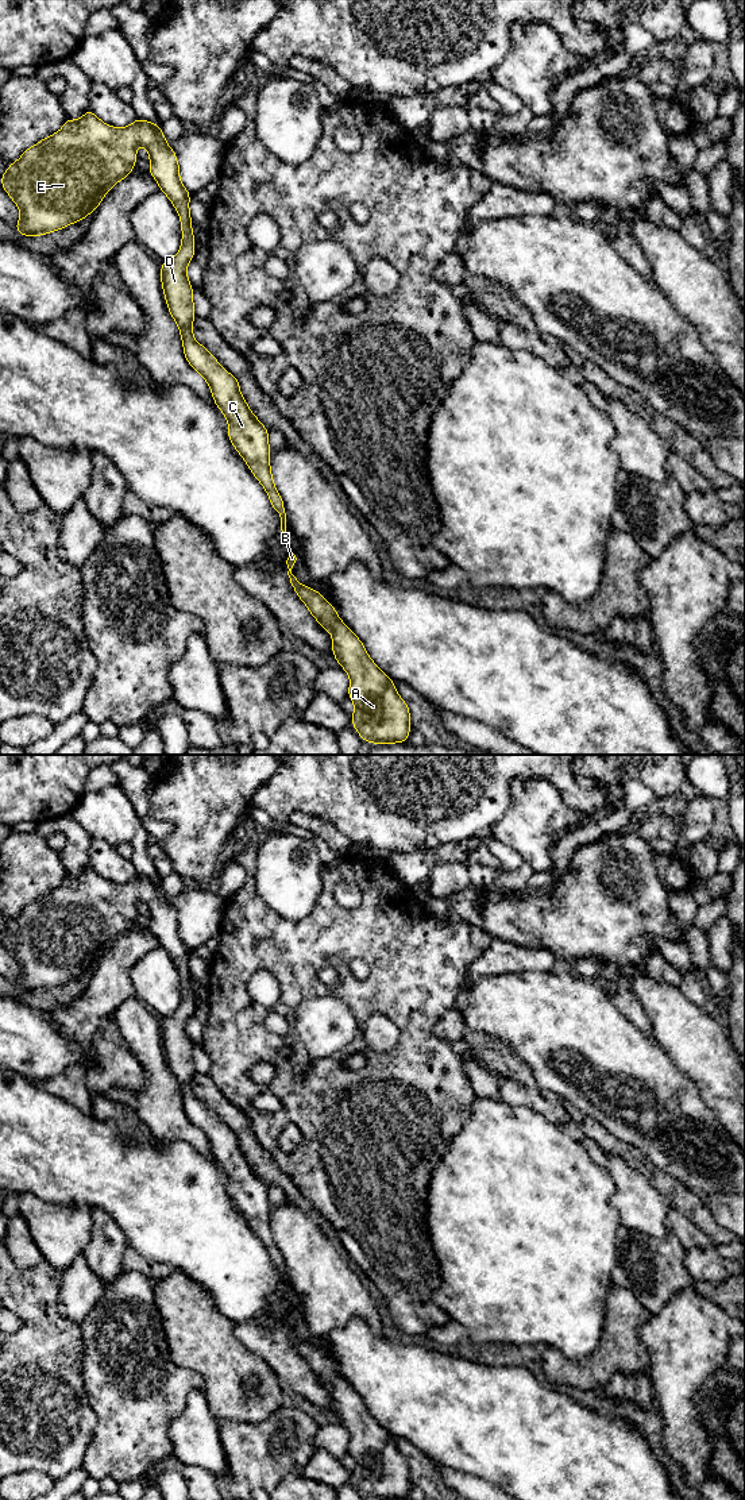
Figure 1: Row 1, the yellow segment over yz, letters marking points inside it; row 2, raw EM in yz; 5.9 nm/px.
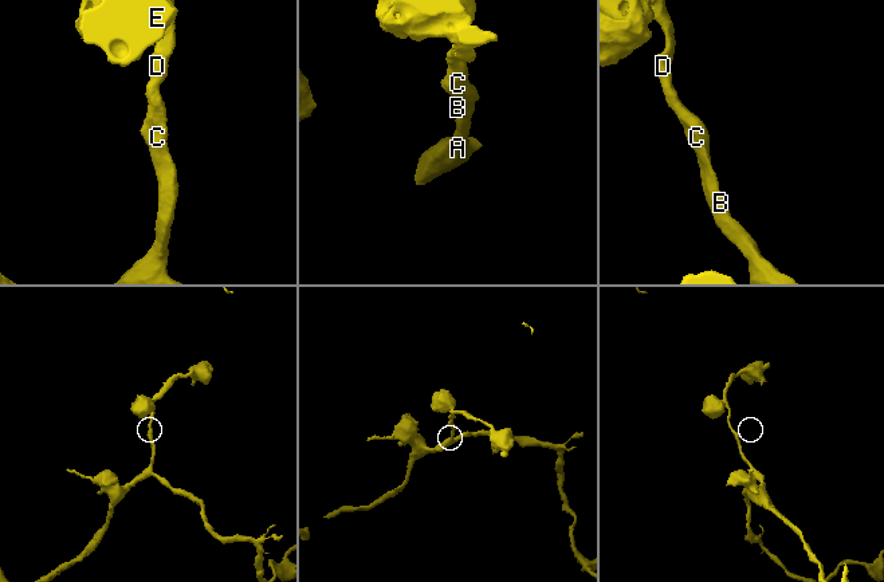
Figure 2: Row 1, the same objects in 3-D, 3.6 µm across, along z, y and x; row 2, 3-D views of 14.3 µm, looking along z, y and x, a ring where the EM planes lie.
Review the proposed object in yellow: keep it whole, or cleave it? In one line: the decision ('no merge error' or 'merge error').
no merge error

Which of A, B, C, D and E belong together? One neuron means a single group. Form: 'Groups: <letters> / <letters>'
Groups: A B C D E

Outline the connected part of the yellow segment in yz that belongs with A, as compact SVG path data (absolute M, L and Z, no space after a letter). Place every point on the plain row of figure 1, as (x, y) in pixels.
M88 865L80 876L66 875L61 887L42 895L39 899L27 905L18 918L9 919L4 932L0 933L0 938L4 946L15 957L20 965L20 976L15 980L19 991L27 992L40 992L47 991L51 987L62 986L69 980L77 979L88 973L93 964L99 965L99 961L108 946L119 937L124 936L132 926L136 918L136 902L143 901L150 910L150 923L148 929L157 936L161 948L163 948L170 957L173 959L175 967L180 971L181 986L182 986L182 998L178 1010L167 1015L161 1022L161 1037L163 1044L163 1050L166 1053L166 1061L170 1067L171 1073L177 1079L184 1100L184 1110L188 1119L196 1125L202 1134L208 1138L216 1162L223 1168L228 1176L228 1194L240 1212L248 1221L250 1227L255 1234L262 1239L266 1246L271 1262L277 1266L281 1273L281 1287L283 1289L283 1297L289 1306L287 1331L290 1339L300 1353L300 1356L308 1362L310 1370L319 1377L320 1383L324 1387L332 1389L332 1408L337 1416L337 1420L341 1422L351 1435L348 1443L348 1453L355 1461L355 1466L351 1474L351 1478L362 1496L366 1496L368 1500L394 1500L394 1499L406 1499L406 1495L410 1489L410 1468L406 1458L398 1451L395 1441L368 1412L364 1405L363 1399L359 1393L339 1374L336 1365L320 1350L305 1341L301 1341L297 1334L292 1330L292 1324L297 1316L296 1311L290 1307L289 1293L286 1289L286 1269L283 1256L275 1245L273 1230L270 1226L270 1203L269 1203L269 1188L266 1183L254 1172L252 1167L248 1164L246 1156L242 1153L239 1145L239 1135L231 1131L216 1115L215 1113L200 1099L194 1096L192 1080L194 1076L194 1061L193 1061L193 1045L192 1040L186 1032L186 1023L192 1014L194 1013L194 990L192 986L192 972L189 968L189 956L190 949L185 945L184 940L180 937L180 921L174 909L174 905L169 903L162 888L162 884L155 880L146 878L138 874L130 883L113 884L107 879L103 879L92 865Z

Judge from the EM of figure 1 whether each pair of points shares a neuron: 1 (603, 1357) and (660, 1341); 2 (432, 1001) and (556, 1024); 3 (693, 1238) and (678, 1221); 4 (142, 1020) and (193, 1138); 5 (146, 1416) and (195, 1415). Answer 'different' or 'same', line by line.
1: different
2: different
3: same
4: same
5: different

